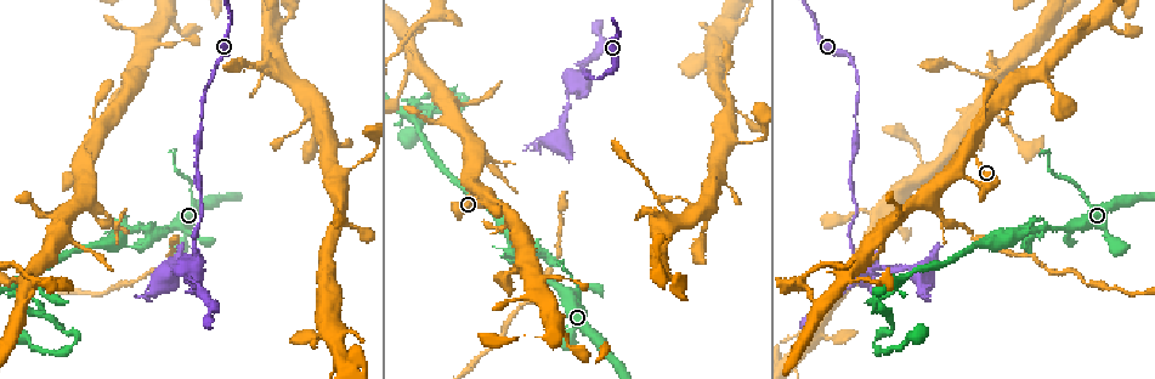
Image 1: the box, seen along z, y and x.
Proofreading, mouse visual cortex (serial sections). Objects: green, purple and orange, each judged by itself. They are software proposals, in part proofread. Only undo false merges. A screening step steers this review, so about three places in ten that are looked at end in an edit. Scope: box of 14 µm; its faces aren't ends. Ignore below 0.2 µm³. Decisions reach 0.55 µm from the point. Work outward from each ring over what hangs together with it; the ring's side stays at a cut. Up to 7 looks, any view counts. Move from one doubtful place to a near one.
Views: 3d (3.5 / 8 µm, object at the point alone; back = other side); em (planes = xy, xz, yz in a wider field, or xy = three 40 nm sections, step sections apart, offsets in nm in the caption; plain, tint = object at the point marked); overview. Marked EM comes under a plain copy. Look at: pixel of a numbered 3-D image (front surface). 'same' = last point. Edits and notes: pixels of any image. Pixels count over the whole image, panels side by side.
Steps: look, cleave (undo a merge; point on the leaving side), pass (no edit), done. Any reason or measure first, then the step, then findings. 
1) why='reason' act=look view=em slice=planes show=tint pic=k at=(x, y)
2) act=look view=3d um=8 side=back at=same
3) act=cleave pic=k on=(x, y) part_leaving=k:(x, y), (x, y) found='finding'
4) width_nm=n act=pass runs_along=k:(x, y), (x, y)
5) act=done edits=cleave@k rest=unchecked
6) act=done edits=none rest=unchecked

why='arms part here' act=look view=3d um=3.5 pic=1 at=(583, 81)

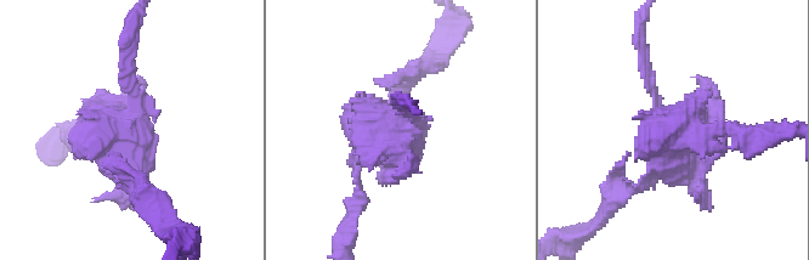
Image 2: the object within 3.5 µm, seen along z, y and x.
why='need the tissue' act=look view=em slice=xy step=2 show=tint pic=2 at=(121, 128)

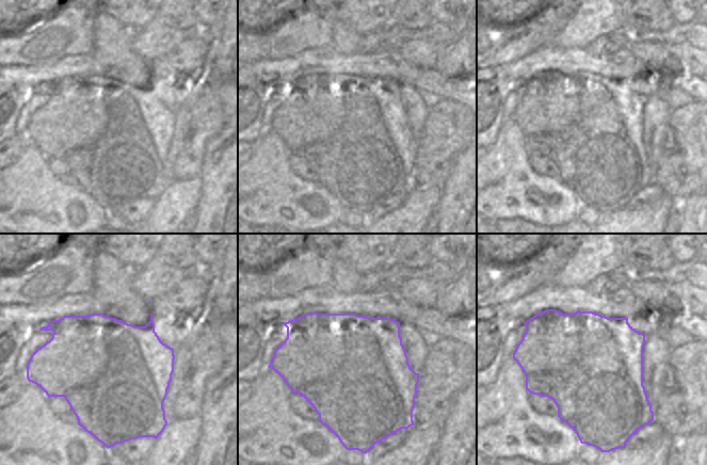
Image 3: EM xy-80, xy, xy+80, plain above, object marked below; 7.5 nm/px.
act=cleave pic=2 on=(88, 119) part_leaving=2:(137, 116), (123, 130), (85, 130) found='a second cell is stuck on'

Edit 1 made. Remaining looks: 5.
why='sharp bend' act=look view=3d um=8 pic=1 at=(879, 302)

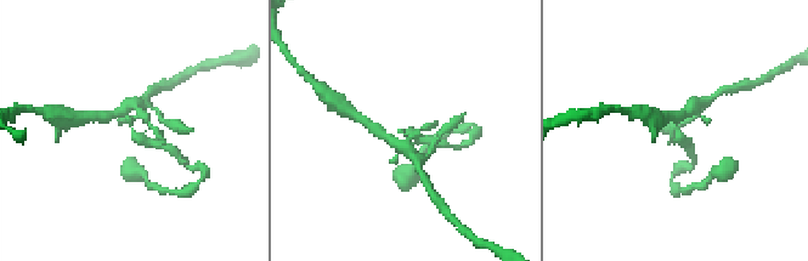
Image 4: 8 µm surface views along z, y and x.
why='zoom in' act=look view=3d um=3.5 pic=4 at=(402, 131)

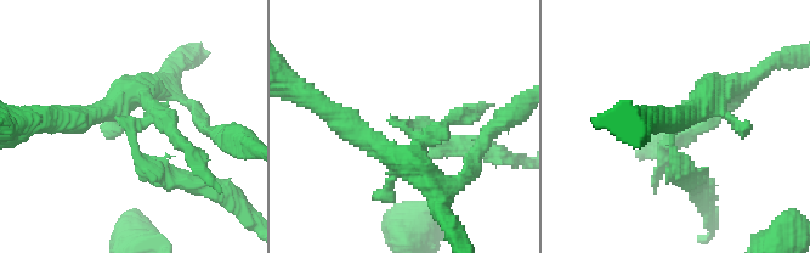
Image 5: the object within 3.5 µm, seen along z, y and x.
act=pass runs_along=5:(708, 91), (674, 131), (696, 184) found='one cell here'

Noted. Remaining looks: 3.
why='sharp bend' act=look view=3d um=3.5 pic=1 at=(462, 93)

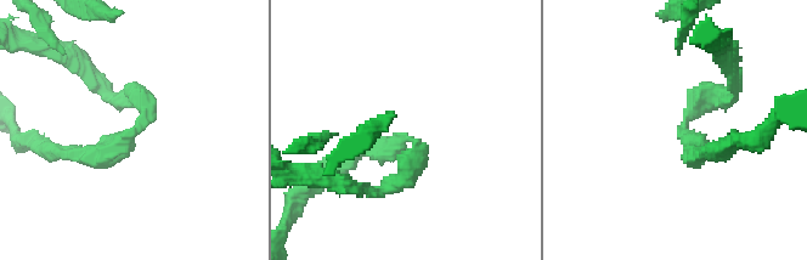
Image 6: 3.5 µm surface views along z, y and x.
arm_widths_nm=200,250 why='now the EM' act=look view=em slice=xy step=3 show=tint pic=6 at=(408, 138)

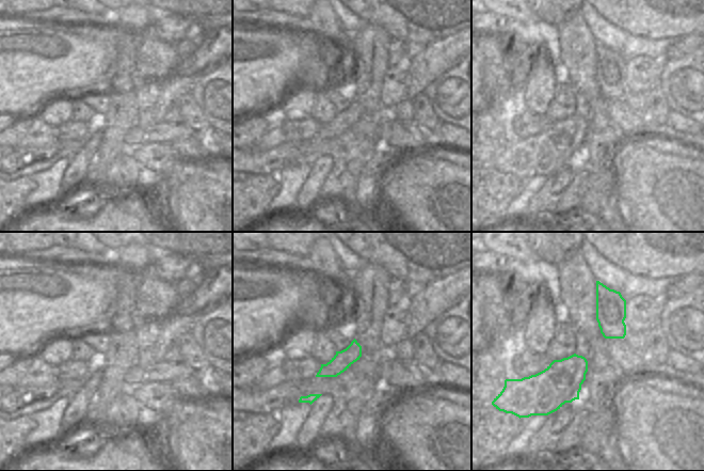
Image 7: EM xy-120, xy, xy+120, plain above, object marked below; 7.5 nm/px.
act=pass runs_along=6:(734, 95), (682, 128), (704, 154) found='all the same cell'

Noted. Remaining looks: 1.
act=done edits=cleave@2 rest=unchecked

